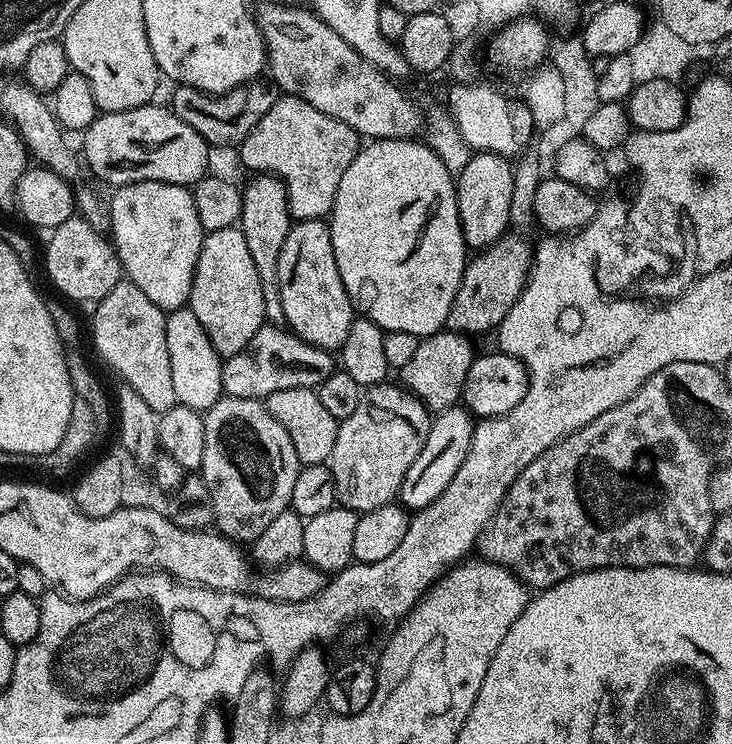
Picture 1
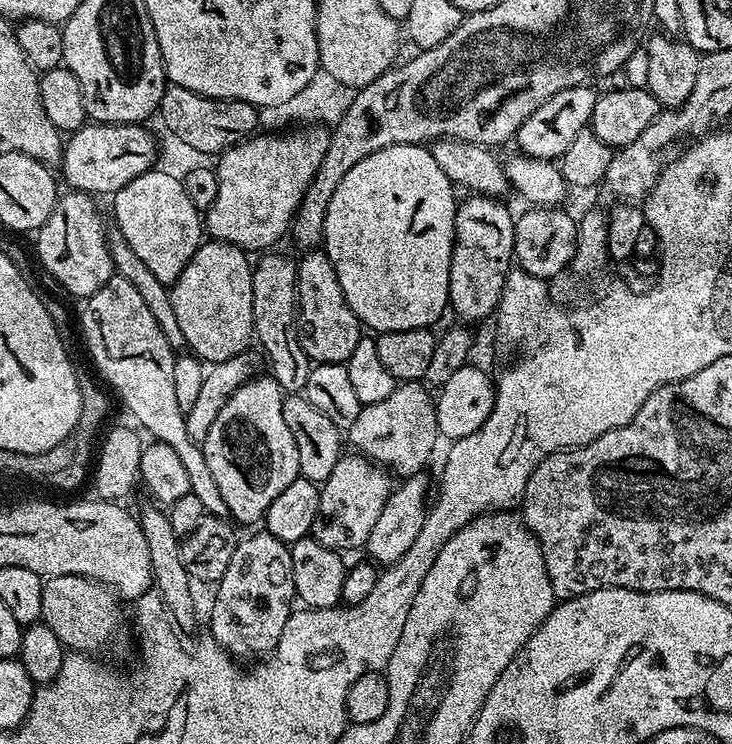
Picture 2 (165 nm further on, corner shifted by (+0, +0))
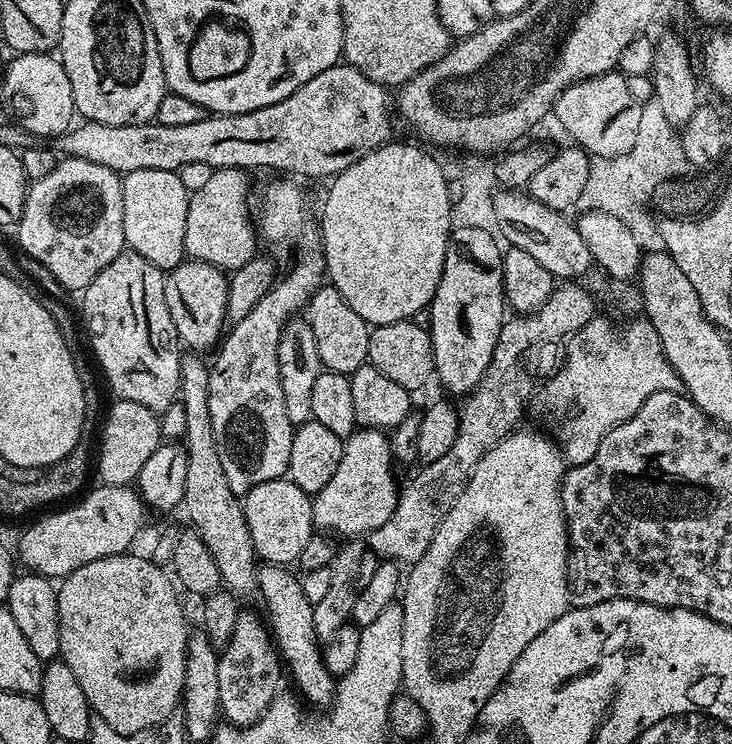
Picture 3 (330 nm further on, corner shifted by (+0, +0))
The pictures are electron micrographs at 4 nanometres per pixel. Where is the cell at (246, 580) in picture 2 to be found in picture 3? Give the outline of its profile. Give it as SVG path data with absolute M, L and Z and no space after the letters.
M248 610L241 611L228 644L219 653L218 698L225 720L233 728L249 728L268 713L278 695L282 659L269 631L269 625Z

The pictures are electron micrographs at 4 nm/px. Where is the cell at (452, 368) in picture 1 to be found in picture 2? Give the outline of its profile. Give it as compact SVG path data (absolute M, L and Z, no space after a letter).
M400 382L382 402L361 407L354 426L347 429L346 440L353 444L359 455L383 466L389 473L400 478L425 471L428 459L441 439L436 417L436 401L433 393L420 382Z

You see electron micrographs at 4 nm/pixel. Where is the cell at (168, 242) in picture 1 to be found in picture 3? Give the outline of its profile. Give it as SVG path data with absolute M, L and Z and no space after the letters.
M134 170L122 176L124 243L162 270L171 270L186 259L186 210L190 193L182 186L179 171Z

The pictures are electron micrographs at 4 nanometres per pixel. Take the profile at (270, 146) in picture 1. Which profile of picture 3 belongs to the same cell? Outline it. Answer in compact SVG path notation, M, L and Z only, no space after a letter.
M217 168L210 174L210 179L198 190L194 190L188 197L188 209L186 210L186 242L184 243L184 251L193 260L201 260L215 268L223 268L225 273L231 274L239 270L242 266L246 266L246 262L250 262L252 257L257 255L258 233L254 227L253 217L250 215L250 204L248 208L248 176L249 173L242 168Z

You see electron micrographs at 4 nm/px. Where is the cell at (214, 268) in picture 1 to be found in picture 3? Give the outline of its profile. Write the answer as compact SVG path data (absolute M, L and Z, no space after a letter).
M185 259L183 264L167 273L164 293L166 306L170 310L170 318L174 318L176 335L180 337L181 345L188 347L189 344L192 347L189 349L204 350L200 348L208 348L221 339L228 320L228 276L223 268L215 268L201 260Z

